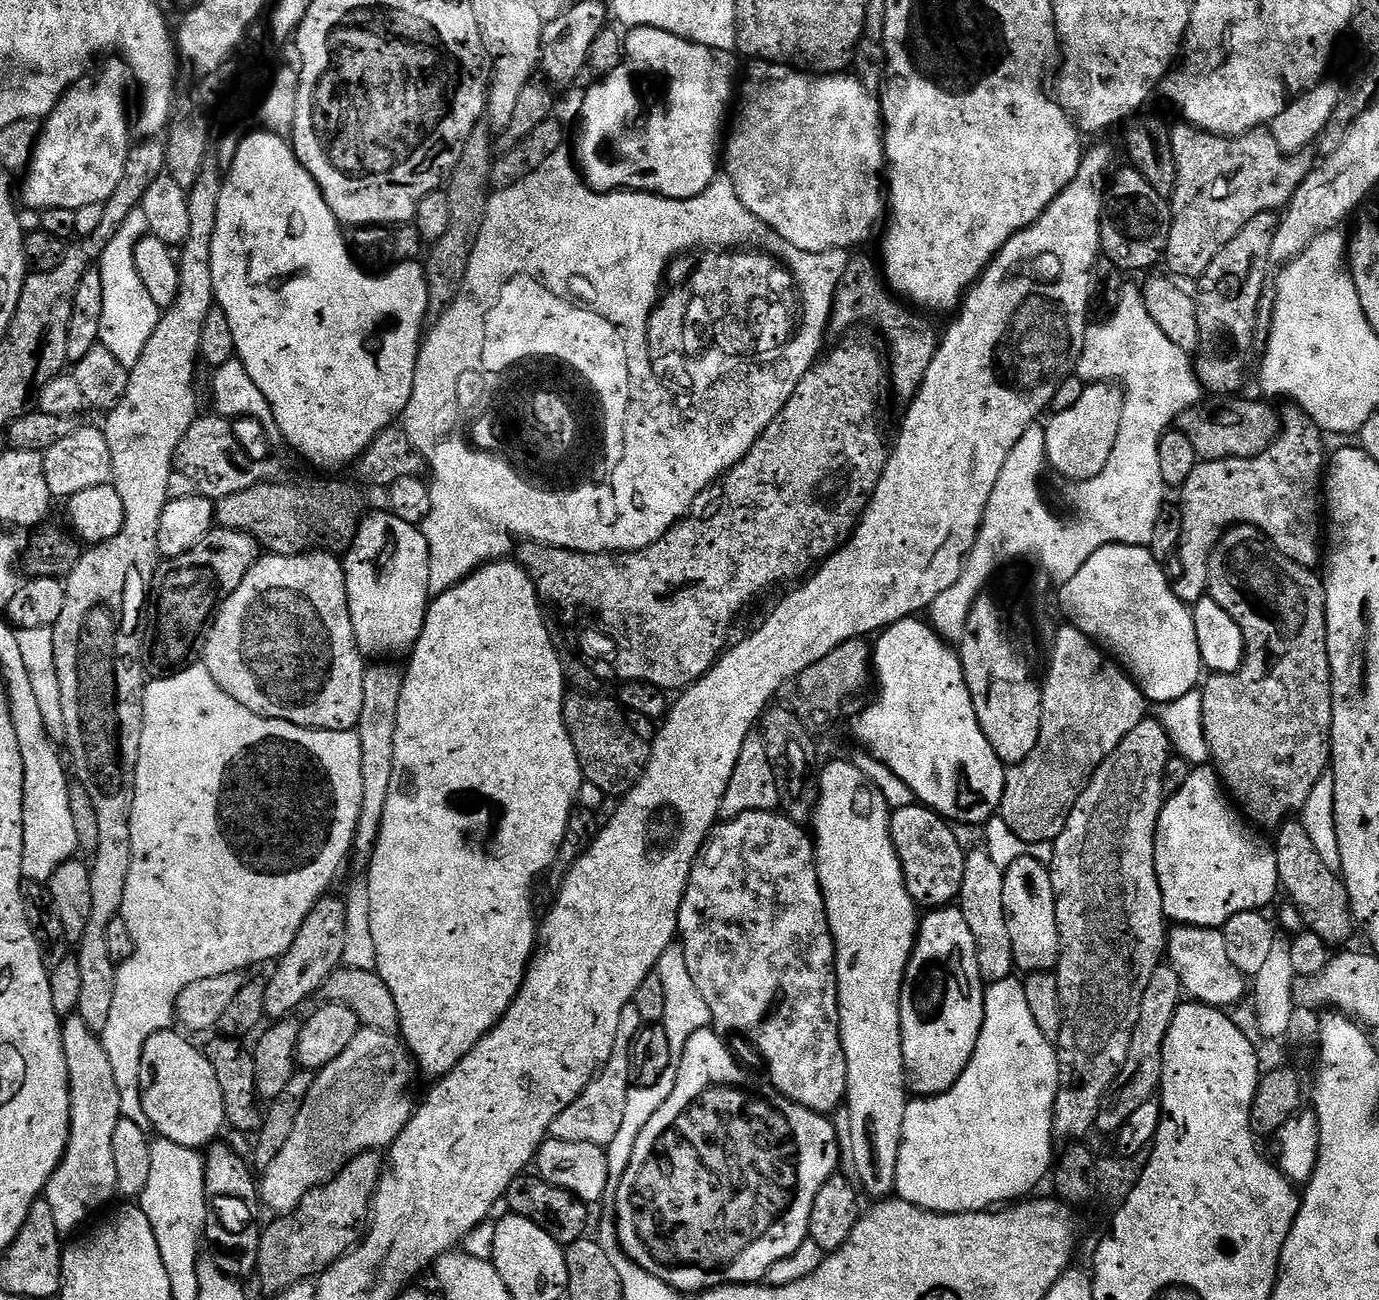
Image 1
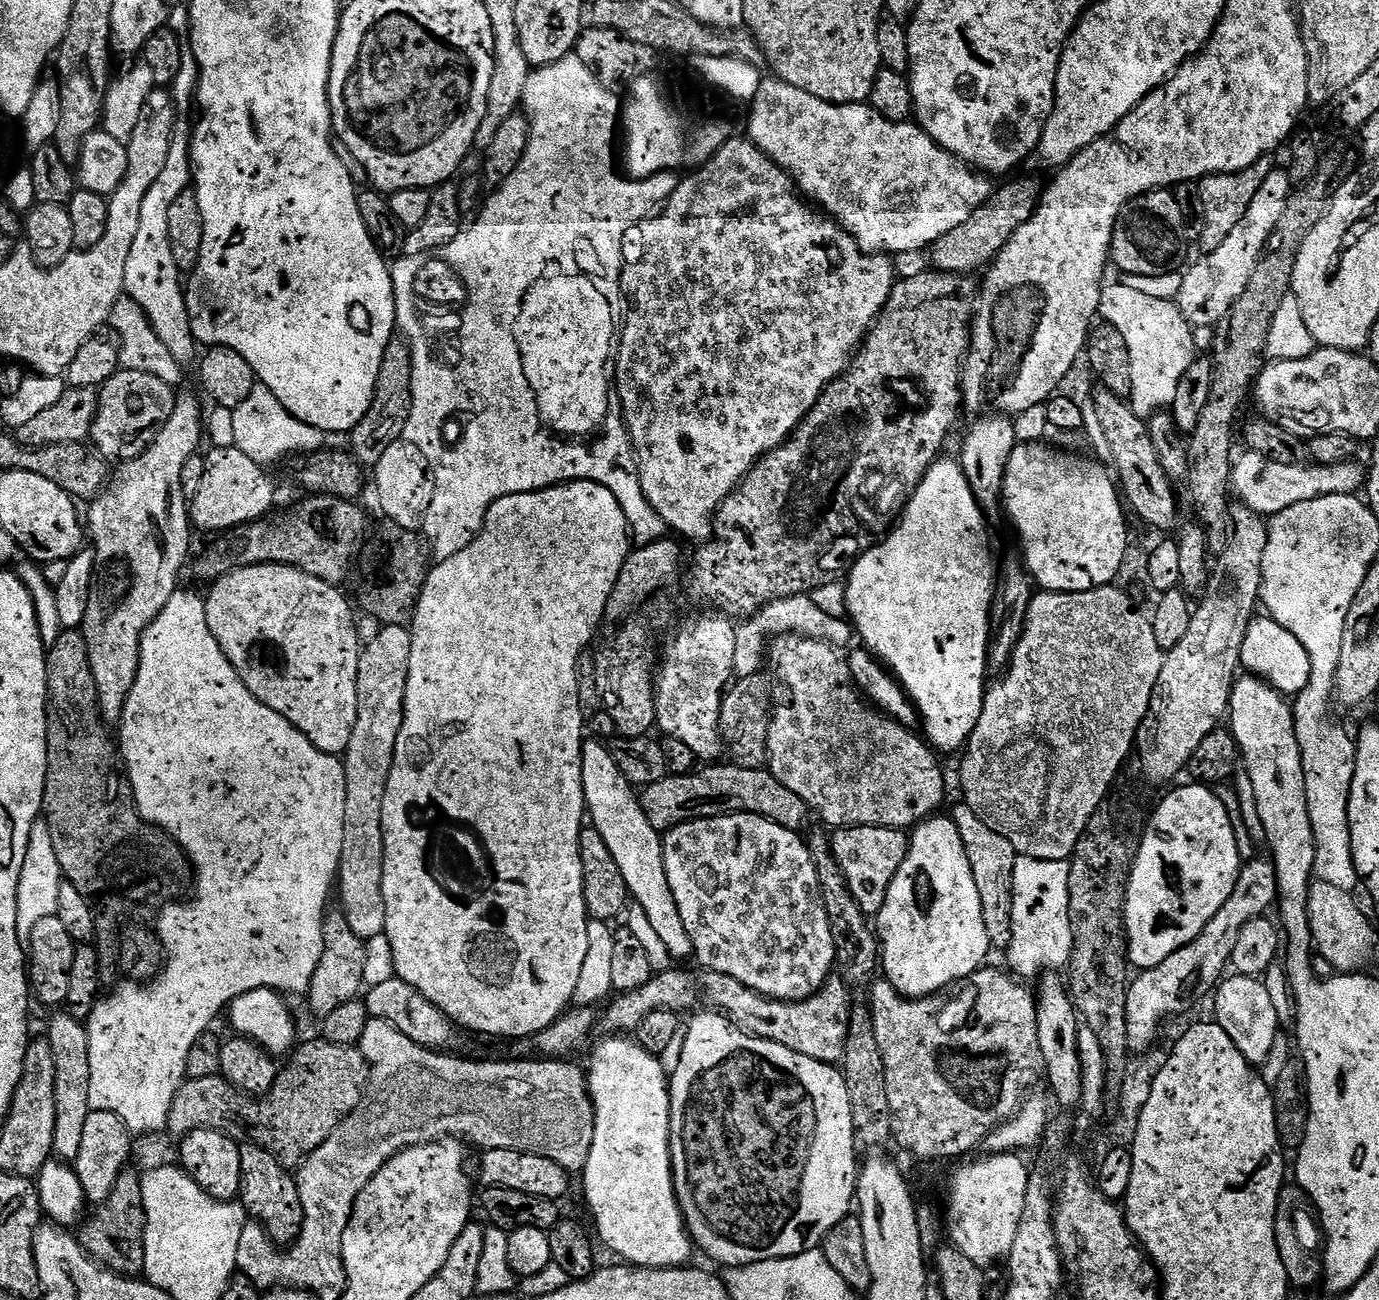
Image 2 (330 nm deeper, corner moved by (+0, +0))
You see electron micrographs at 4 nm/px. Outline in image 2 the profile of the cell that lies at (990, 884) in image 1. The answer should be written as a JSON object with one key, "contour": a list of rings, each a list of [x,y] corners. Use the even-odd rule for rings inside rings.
{"contour":[[[957,803],[956,809],[950,812],[952,821],[958,826],[958,834],[962,834],[962,846],[966,846],[966,858],[970,858],[970,870],[974,870],[974,886],[978,886],[978,898],[982,898],[982,919],[986,922],[986,934],[990,938],[992,948],[1007,949],[1012,937],[1012,887],[1014,886],[1014,866],[1016,865],[1017,852],[1002,834],[990,830],[982,818],[978,818],[966,803]]]}

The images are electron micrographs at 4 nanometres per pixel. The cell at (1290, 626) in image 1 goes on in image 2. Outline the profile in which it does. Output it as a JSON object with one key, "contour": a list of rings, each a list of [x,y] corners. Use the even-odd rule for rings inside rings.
{"contour":[[[1100,390],[1093,398],[1092,404],[1096,407],[1096,420],[1100,423],[1100,432],[1108,443],[1108,452],[1116,463],[1114,472],[1127,507],[1129,504],[1152,528],[1168,528],[1172,523],[1175,525],[1176,496],[1172,493],[1174,484],[1158,462],[1158,454],[1148,437],[1147,423],[1136,415],[1127,399],[1118,397],[1113,392]]]}

